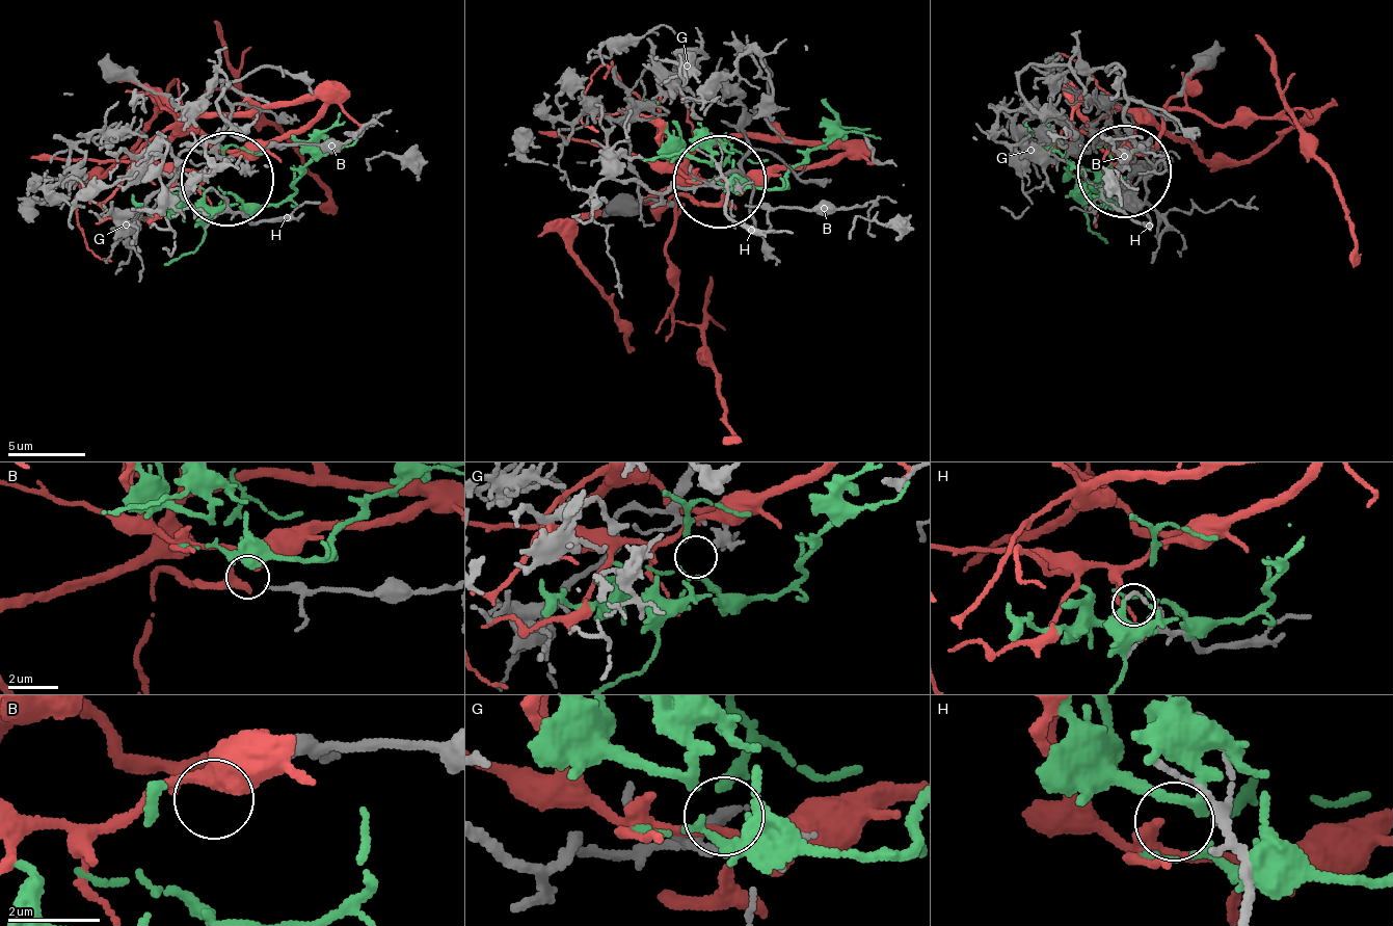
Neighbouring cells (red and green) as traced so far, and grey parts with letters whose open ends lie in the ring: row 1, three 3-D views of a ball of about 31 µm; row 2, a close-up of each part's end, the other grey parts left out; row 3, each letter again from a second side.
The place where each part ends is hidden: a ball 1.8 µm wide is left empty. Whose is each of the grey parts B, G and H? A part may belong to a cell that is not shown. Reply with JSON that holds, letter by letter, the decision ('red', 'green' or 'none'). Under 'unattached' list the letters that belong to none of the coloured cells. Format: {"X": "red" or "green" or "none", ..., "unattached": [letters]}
{"B": "none", "G": "green", "H": "red", "unattached": ["B"]}

